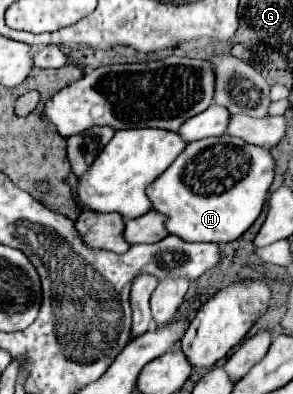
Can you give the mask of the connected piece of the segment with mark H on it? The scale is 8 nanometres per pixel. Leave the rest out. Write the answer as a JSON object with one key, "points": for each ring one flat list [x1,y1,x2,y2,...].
{"points":[[218,136,218,138,204,138,190,142,184,152,146,188,146,194,150,196,152,210,166,216,166,230,172,236,178,236,186,242,232,242,238,236,242,236,254,220,260,216,264,200,268,196,268,188,274,180,274,158,266,148,246,144,240,138,234,136]]}

